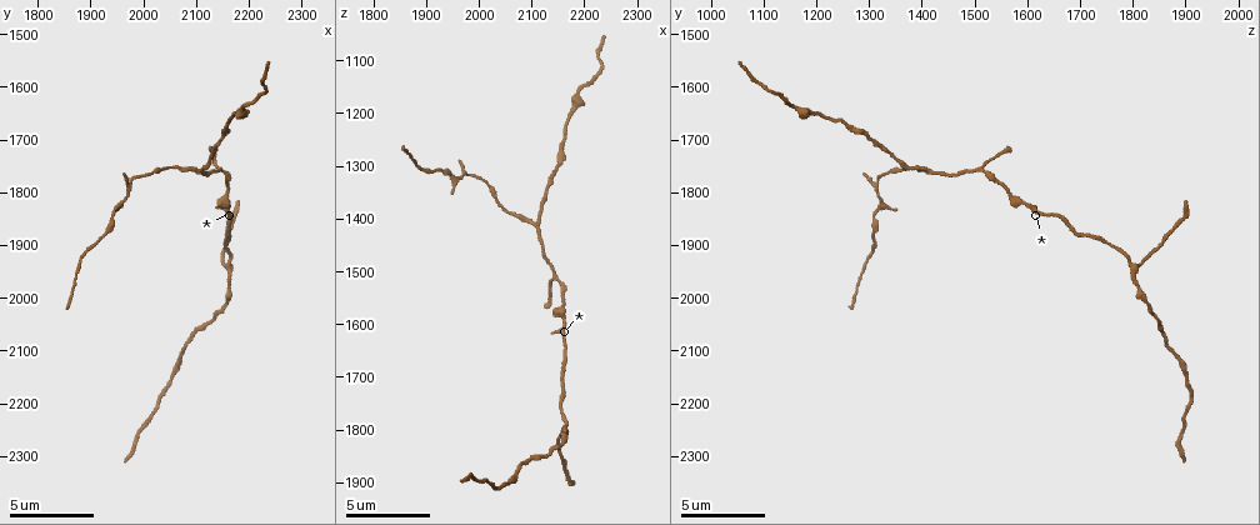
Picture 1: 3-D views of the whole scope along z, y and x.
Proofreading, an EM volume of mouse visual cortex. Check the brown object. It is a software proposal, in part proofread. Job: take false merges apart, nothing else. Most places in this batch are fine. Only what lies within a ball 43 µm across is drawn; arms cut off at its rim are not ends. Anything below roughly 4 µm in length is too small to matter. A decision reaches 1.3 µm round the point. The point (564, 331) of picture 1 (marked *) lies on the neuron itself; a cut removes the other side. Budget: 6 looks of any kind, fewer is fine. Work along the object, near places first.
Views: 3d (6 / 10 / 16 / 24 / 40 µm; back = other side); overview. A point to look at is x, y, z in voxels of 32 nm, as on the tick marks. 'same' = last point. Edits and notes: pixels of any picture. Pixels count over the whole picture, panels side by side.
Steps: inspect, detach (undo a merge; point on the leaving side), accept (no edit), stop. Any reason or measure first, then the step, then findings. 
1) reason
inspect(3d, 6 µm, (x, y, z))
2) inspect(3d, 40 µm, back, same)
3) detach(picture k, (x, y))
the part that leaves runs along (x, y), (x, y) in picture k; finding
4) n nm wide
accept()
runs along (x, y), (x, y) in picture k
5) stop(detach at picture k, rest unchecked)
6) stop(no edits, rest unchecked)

a narrow waist
inspect(3d, 6 µm, (2165, 1790, 1555))

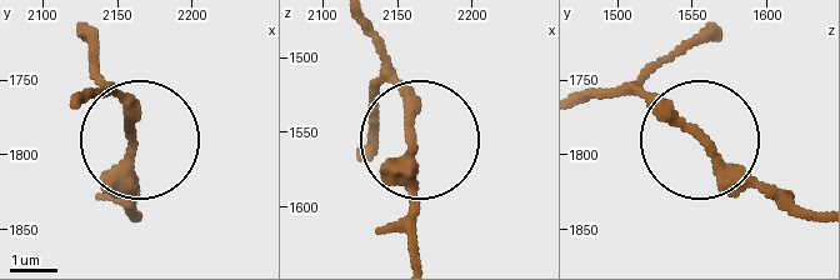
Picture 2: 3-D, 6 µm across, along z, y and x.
accept()
runs along (415, 224), (415, 108), (383, 53) in picture 2; one neuron here

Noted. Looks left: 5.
three-way junction
inspect(3d, 10 µm, (2105, 1755, 1405))

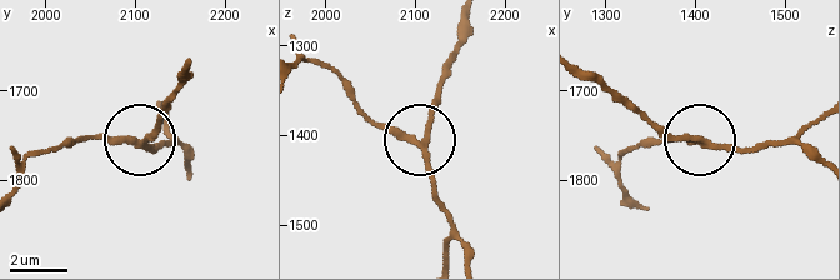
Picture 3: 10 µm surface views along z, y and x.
inspect(3d, 6 µm, (2110, 1755, 1405))

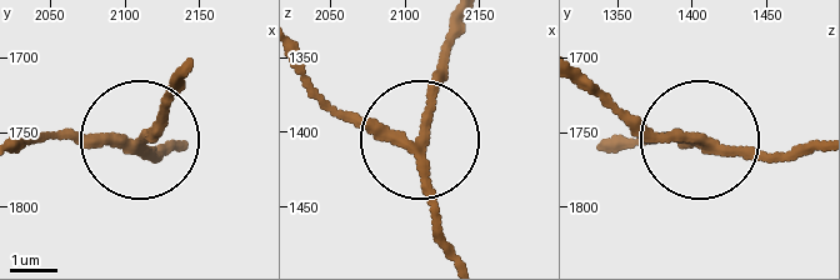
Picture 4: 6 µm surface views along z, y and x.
3 arms
detach(picture 4, (71, 135))
a second neuron is stuck on

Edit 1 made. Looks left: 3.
inspect(3d, 10 µm, (2155, 1945, 1805))

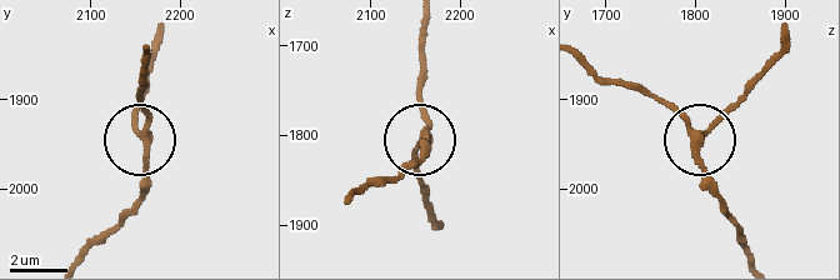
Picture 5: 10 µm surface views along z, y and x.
3 arms
accept()
runs along (426, 25), (419, 184), (426, 210) in picture 5; one neuron here

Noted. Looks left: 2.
stop(detach at picture 4, rest unchecked)

